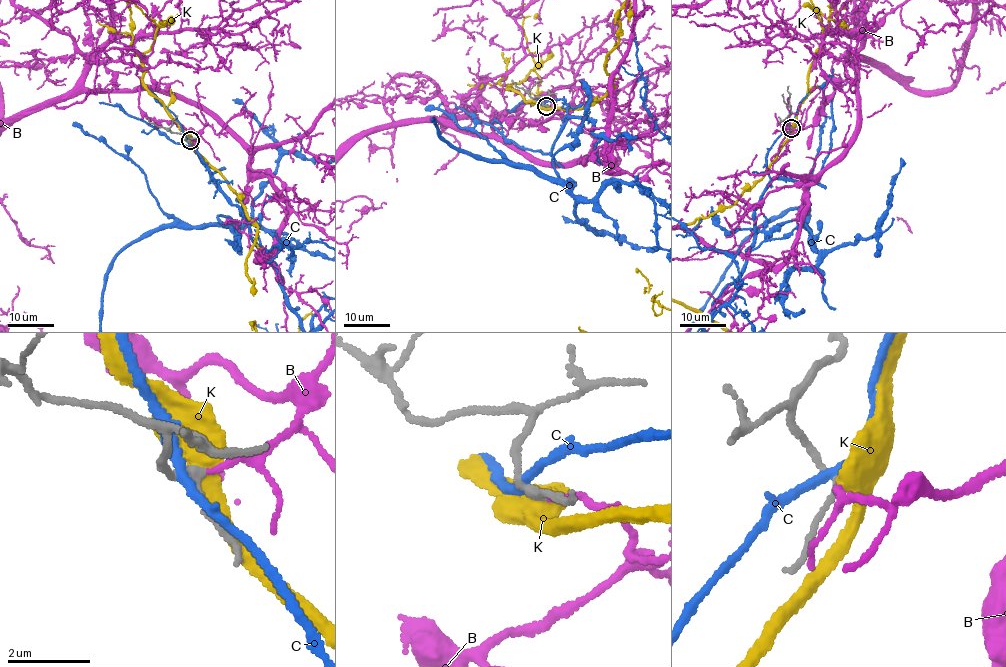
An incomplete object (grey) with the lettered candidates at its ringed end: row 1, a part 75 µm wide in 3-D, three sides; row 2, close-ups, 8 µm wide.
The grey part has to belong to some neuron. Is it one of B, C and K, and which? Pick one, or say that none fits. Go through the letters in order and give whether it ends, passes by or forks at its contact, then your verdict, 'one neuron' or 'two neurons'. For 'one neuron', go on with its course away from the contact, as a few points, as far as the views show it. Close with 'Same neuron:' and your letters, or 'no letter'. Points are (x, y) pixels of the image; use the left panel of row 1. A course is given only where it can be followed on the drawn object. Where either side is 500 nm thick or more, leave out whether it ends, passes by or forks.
B: it ends; one neuron
C: it passes by; two neurons
K: two neurons
Same neuron: B

